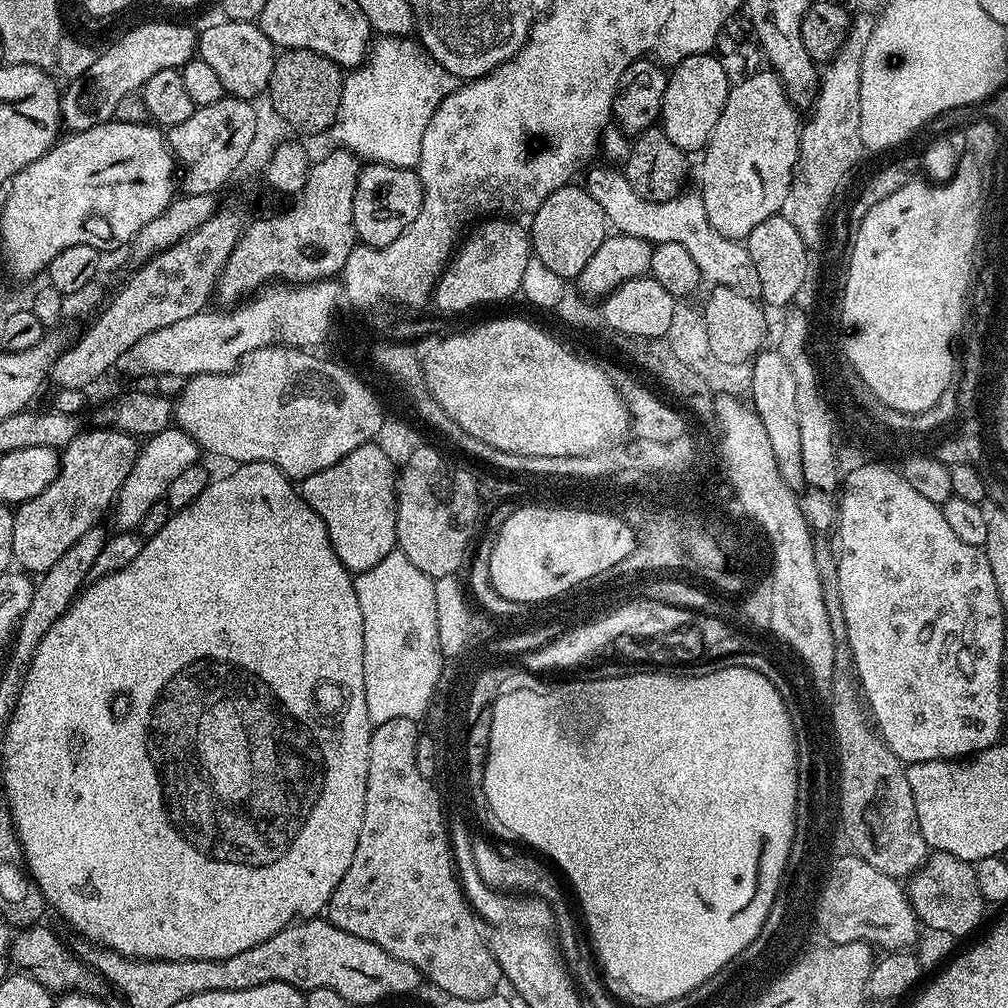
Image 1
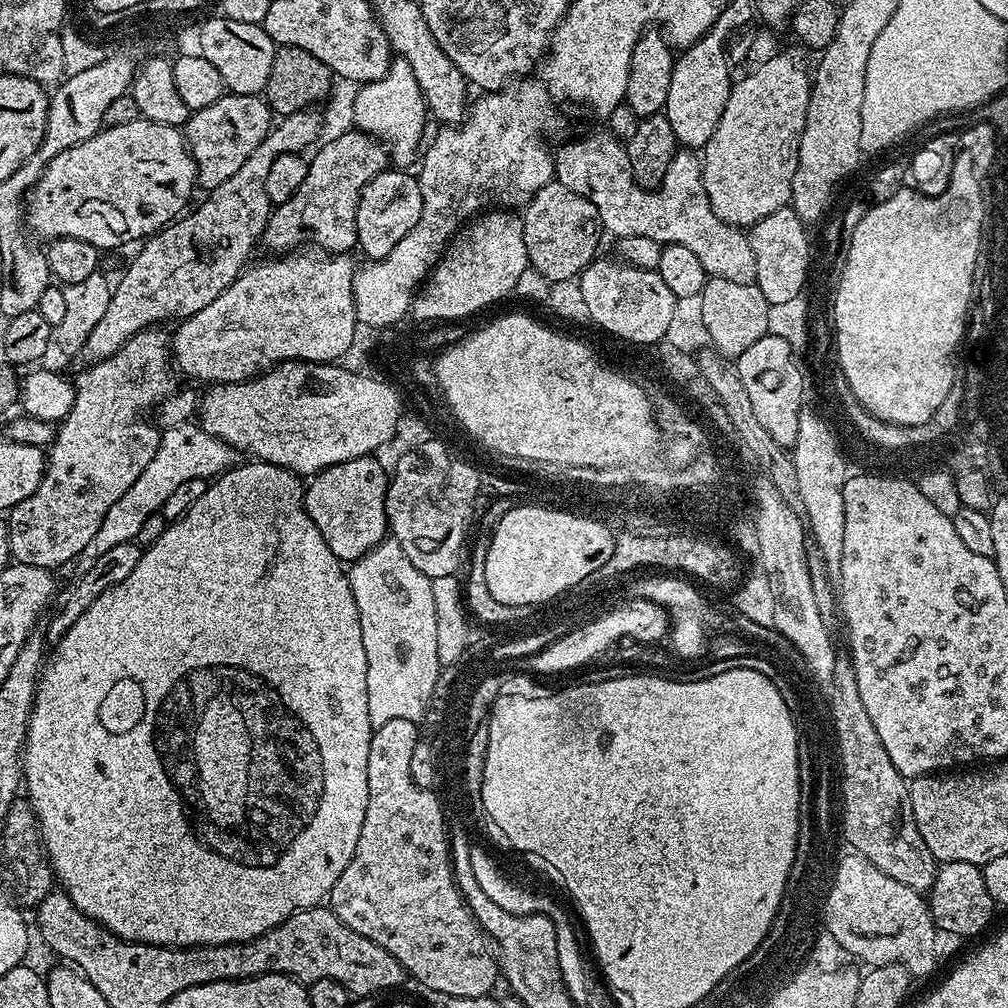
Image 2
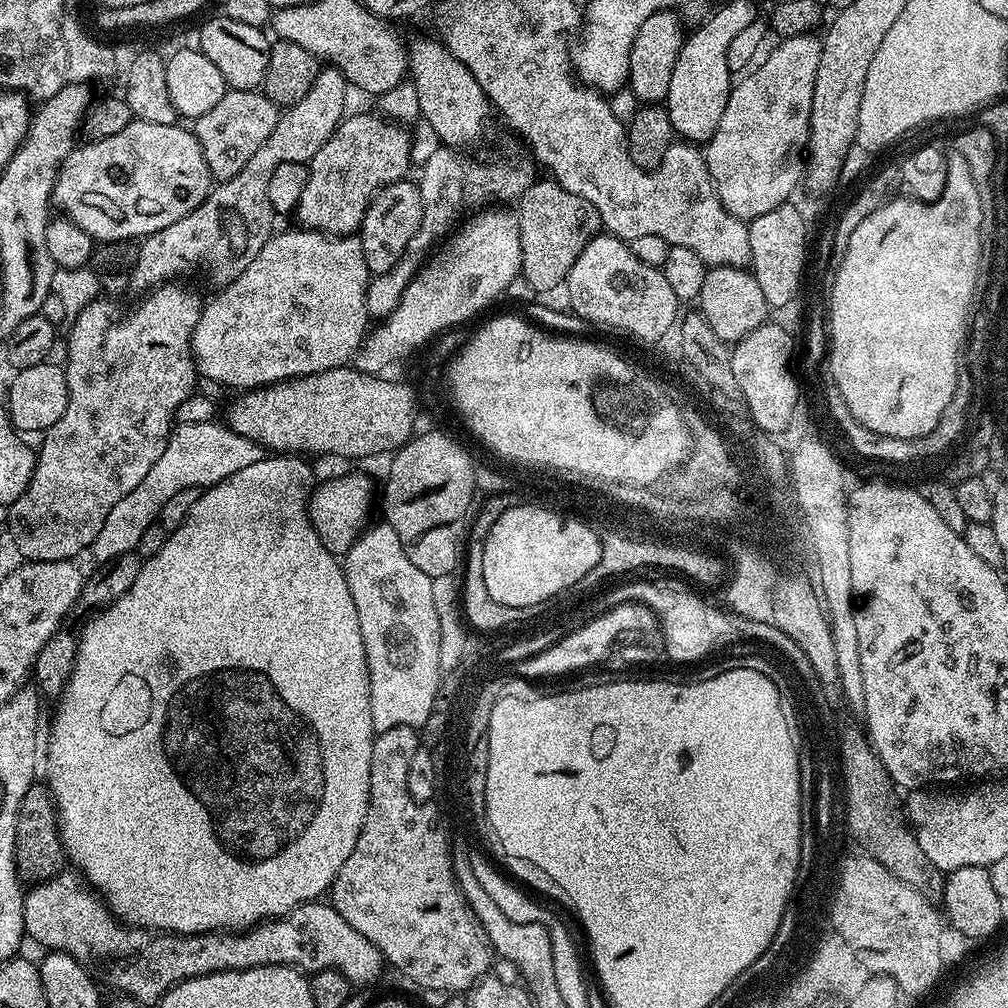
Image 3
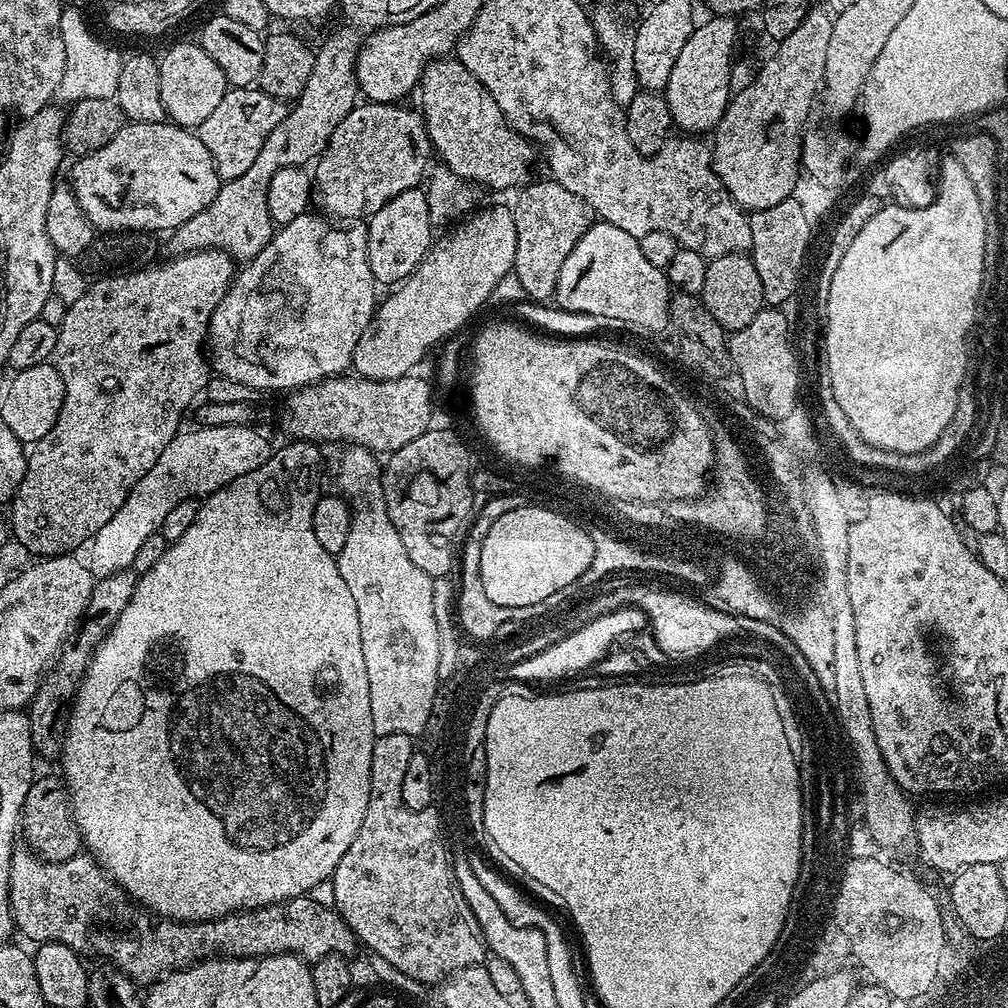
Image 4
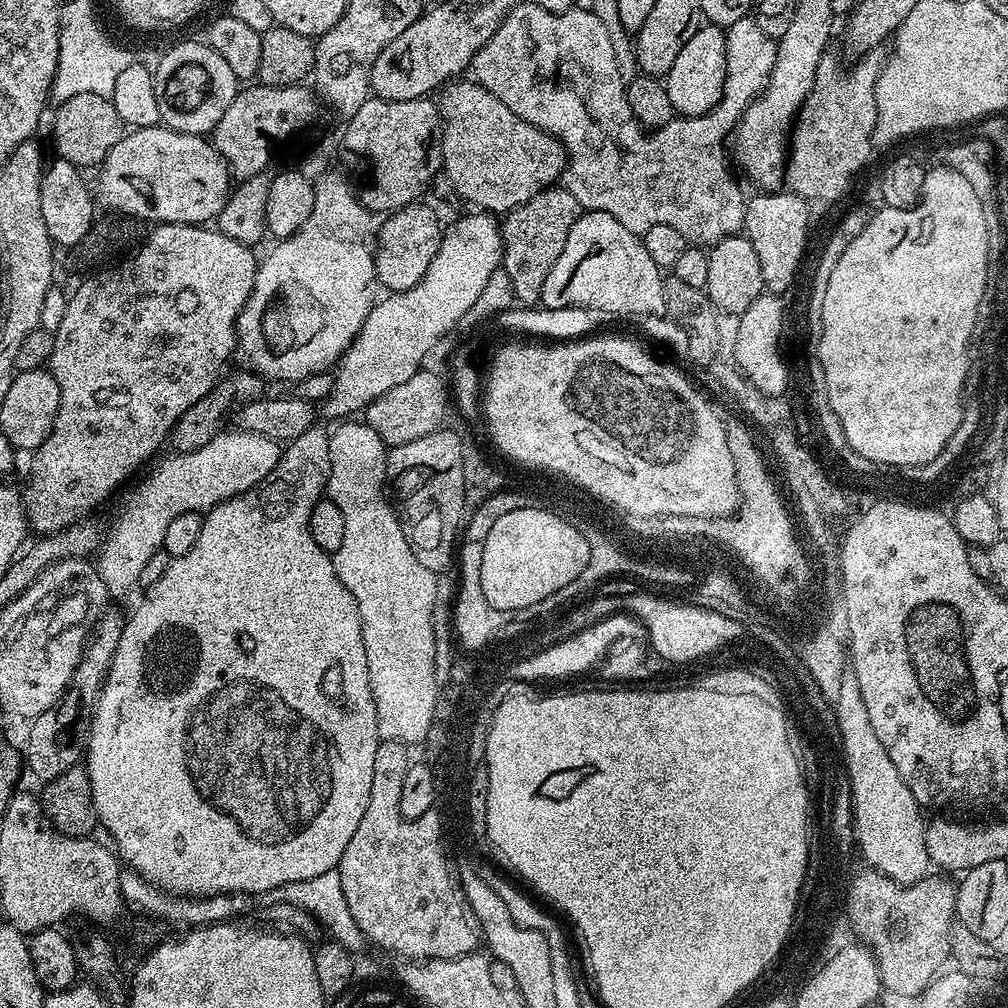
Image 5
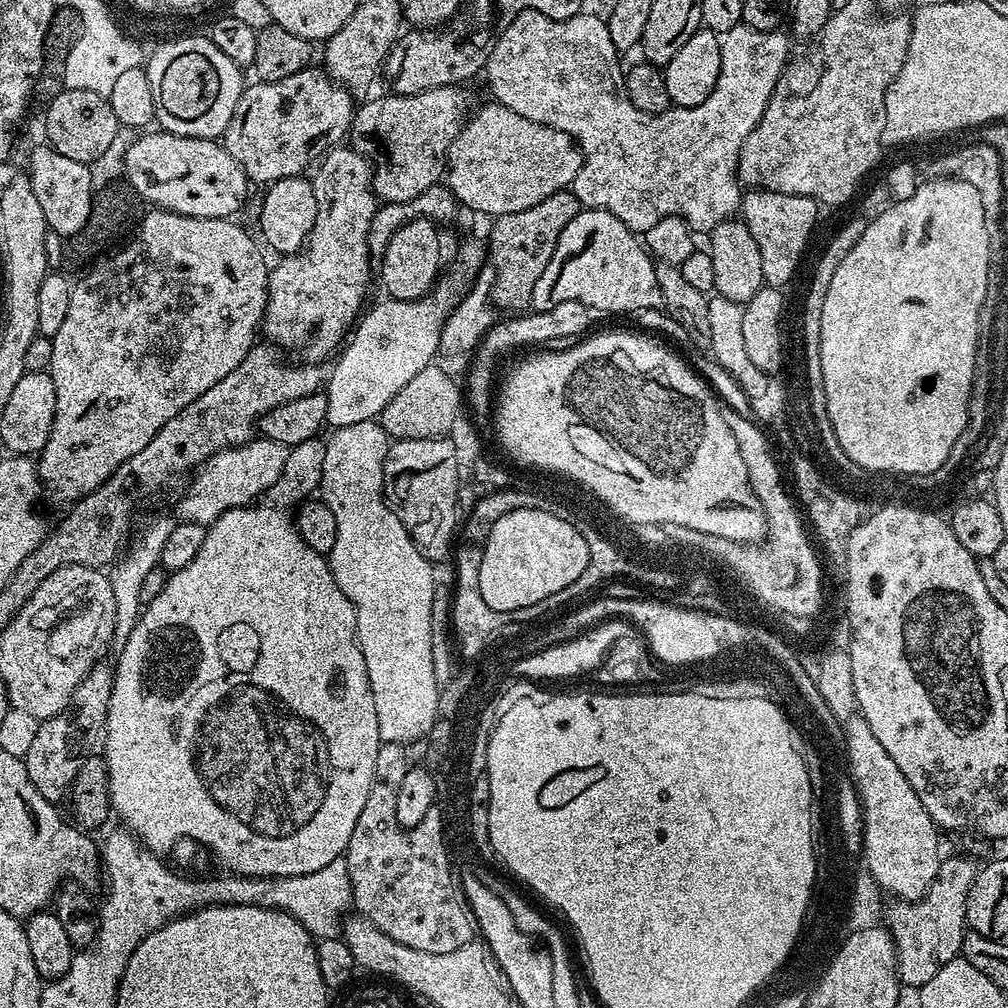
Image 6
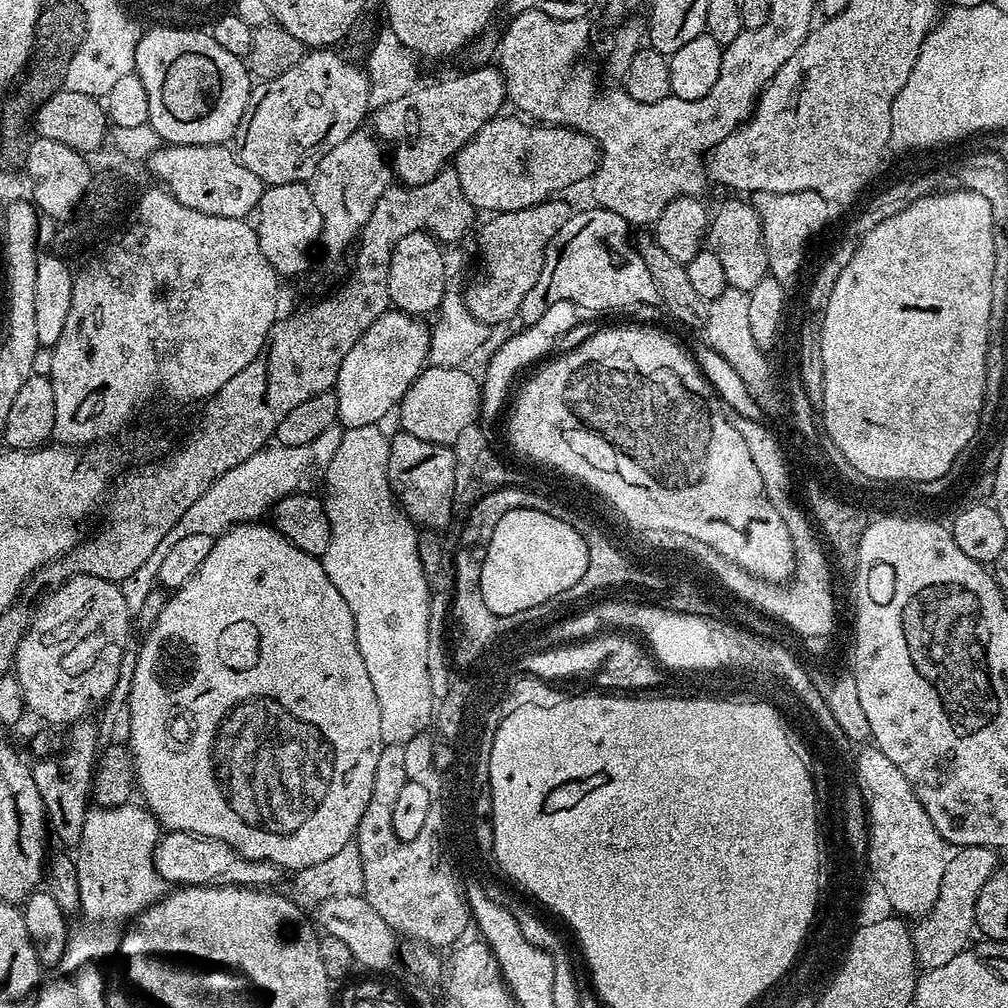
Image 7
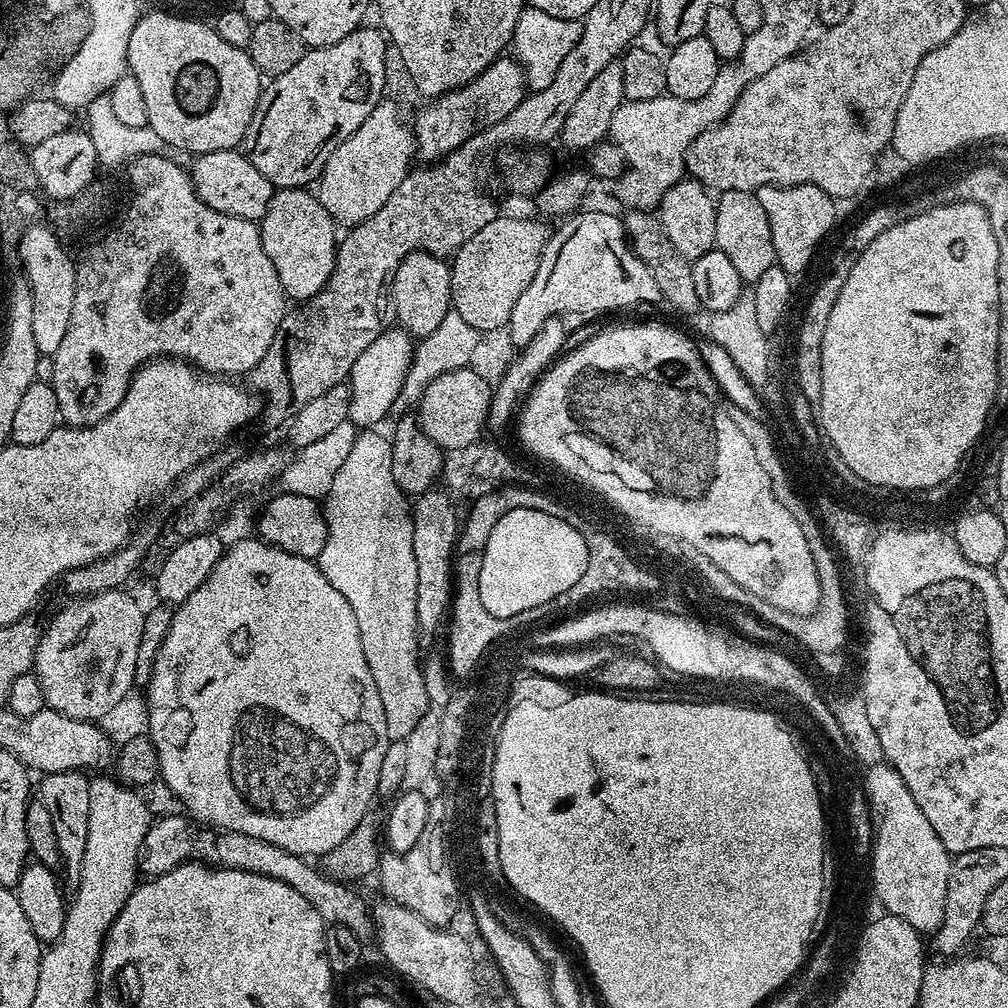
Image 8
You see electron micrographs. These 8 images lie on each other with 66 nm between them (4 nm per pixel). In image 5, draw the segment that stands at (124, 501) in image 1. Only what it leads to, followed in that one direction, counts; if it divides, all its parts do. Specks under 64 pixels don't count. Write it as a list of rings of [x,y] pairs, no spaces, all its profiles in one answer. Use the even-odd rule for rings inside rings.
[[[221,430],[217,432],[210,442],[198,446],[189,452],[173,451],[173,456],[168,456],[136,489],[132,492],[132,497],[128,500],[128,505],[120,512],[120,517],[112,524],[112,529],[107,529],[102,543],[98,549],[98,555],[95,557],[96,573],[102,578],[106,586],[109,597],[124,596],[140,580],[140,575],[148,568],[148,563],[164,547],[166,538],[166,529],[170,522],[178,518],[178,514],[187,512],[207,513],[208,509],[216,504],[221,504],[223,500],[229,500],[235,496],[240,496],[246,490],[250,490],[274,466],[280,461],[281,445],[275,440],[266,438],[262,434],[253,432],[242,432],[239,430]]]

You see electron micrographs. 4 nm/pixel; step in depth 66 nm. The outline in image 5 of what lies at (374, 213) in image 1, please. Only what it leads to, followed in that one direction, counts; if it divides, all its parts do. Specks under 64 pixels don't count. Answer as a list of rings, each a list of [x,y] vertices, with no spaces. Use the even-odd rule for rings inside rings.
[[[425,202],[407,204],[397,212],[383,217],[384,225],[379,225],[376,233],[376,279],[381,289],[389,293],[410,290],[410,286],[418,286],[422,282],[422,274],[426,274],[430,262],[434,262],[434,254],[438,254],[442,223],[436,212]]]

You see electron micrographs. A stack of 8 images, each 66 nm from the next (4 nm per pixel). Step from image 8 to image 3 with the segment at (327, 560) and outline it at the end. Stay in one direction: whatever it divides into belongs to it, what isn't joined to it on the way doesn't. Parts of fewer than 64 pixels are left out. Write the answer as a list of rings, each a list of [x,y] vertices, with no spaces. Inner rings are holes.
[[[386,522],[373,523],[360,533],[343,561],[344,577],[354,594],[358,606],[358,626],[362,626],[362,642],[366,650],[368,677],[370,678],[370,714],[373,733],[394,730],[394,726],[420,723],[427,715],[432,692],[441,689],[440,623],[438,610],[434,610],[434,593],[430,590],[432,577],[422,574],[406,554],[398,534]]]

